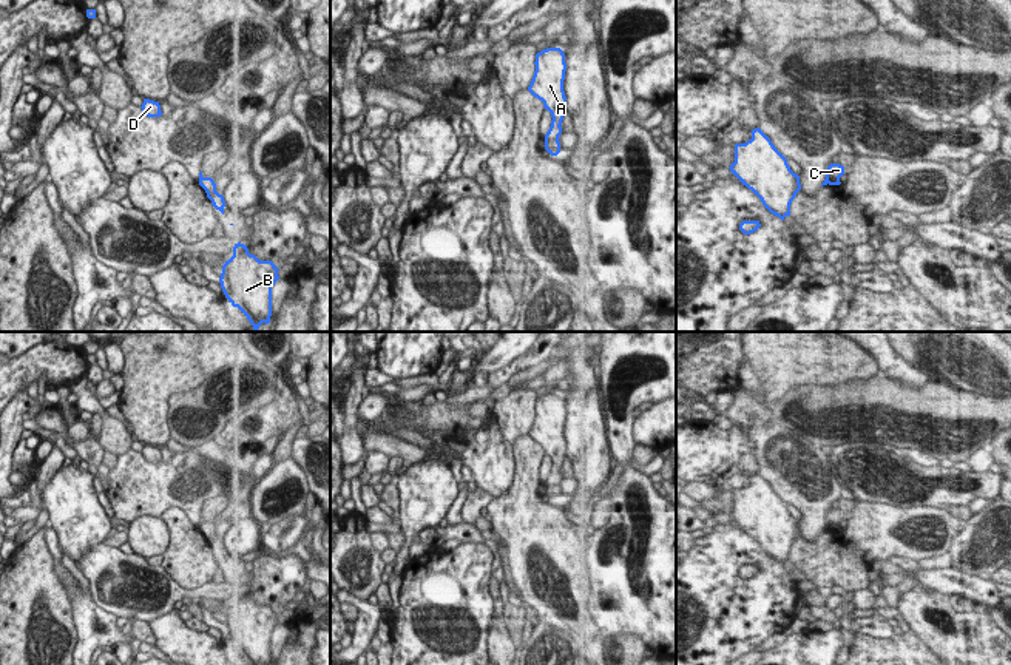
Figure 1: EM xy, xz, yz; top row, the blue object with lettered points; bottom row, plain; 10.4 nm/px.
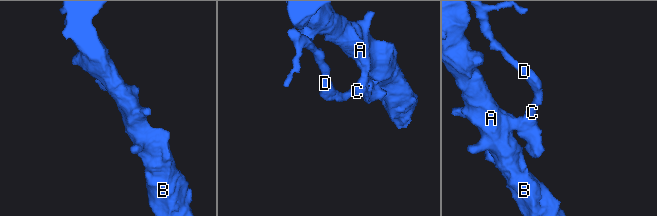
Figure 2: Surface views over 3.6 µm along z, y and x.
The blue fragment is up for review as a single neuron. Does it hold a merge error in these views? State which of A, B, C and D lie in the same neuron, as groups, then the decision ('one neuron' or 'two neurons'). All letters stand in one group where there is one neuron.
A B / C D; two neurons

